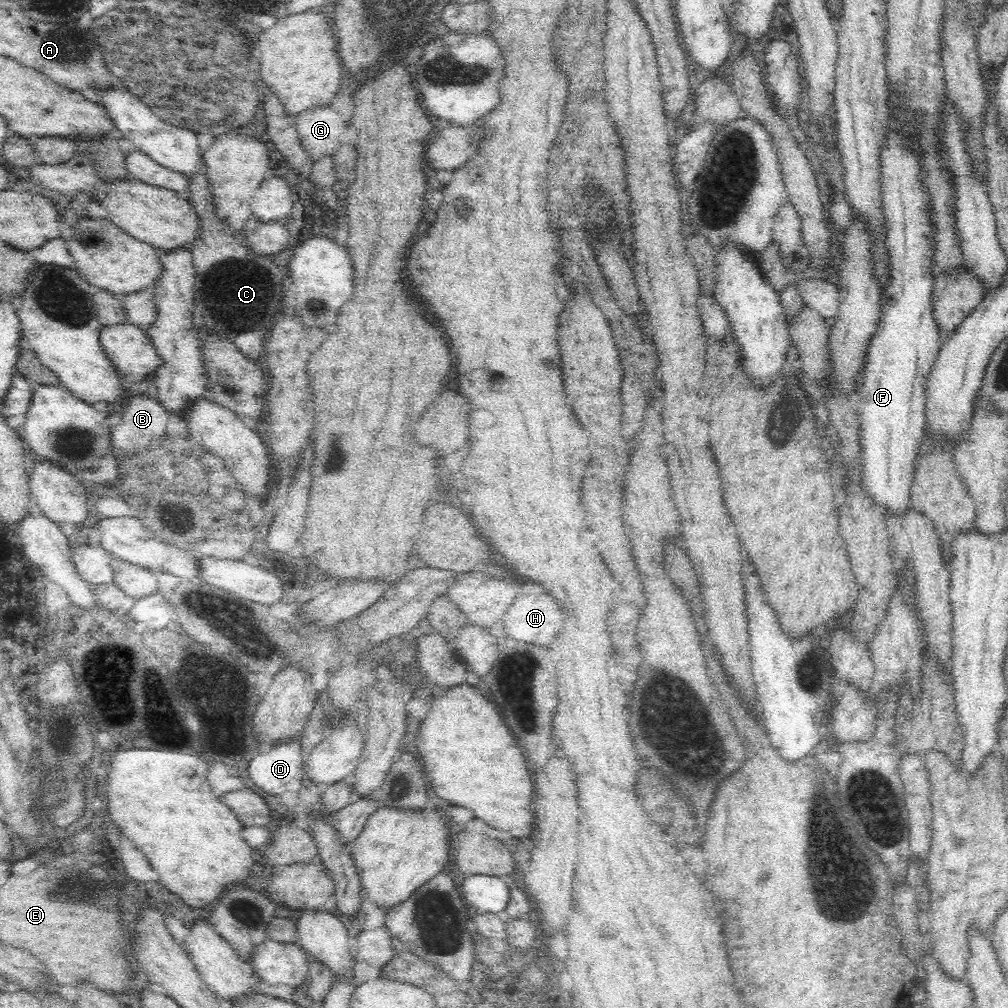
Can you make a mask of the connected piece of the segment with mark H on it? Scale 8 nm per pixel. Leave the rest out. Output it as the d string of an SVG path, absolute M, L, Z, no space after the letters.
M524 584L522 588L518 588L515 598L514 604L504 614L506 638L526 642L526 644L536 644L536 646L548 646L564 626L560 606L552 602L552 596L544 594L544 590L536 584Z

